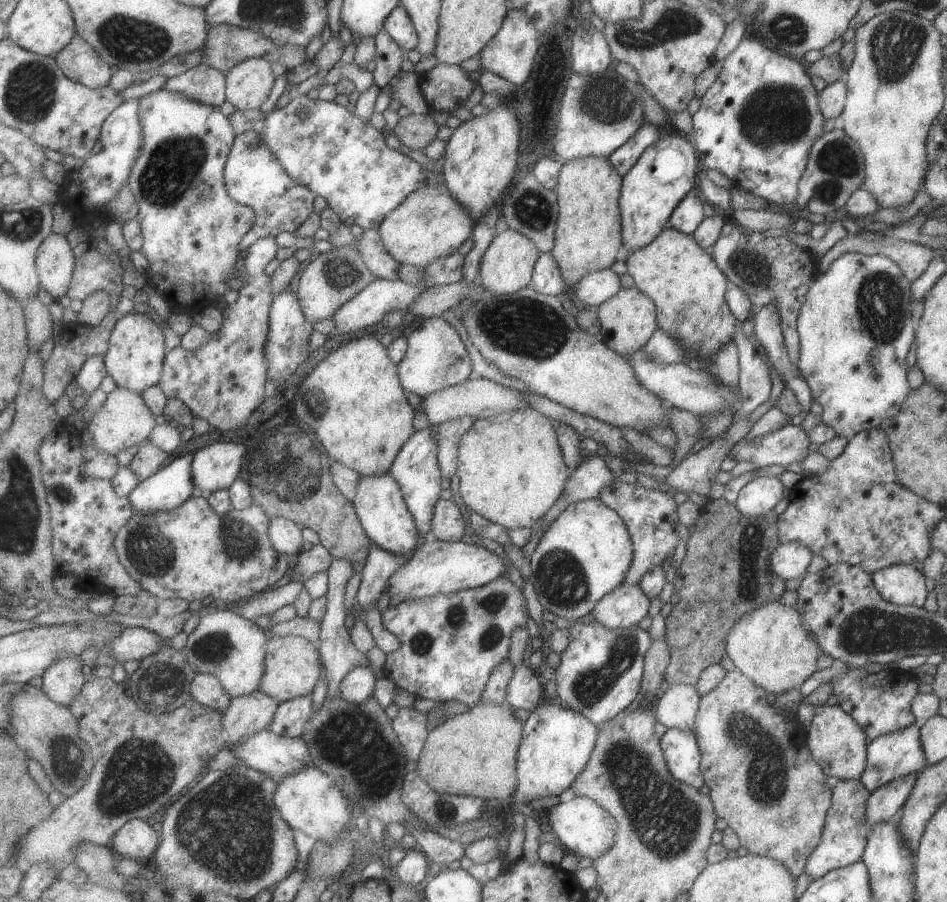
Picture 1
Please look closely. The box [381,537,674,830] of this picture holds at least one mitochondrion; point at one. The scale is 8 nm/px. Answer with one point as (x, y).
(592, 688)

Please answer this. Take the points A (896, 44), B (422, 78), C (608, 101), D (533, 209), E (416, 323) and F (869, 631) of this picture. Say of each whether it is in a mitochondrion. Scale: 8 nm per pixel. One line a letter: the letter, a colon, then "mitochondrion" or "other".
A: mitochondrion
B: other
C: mitochondrion
D: mitochondrion
E: other
F: mitochondrion

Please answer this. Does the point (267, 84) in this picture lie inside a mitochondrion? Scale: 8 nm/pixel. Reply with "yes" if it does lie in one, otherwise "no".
no

